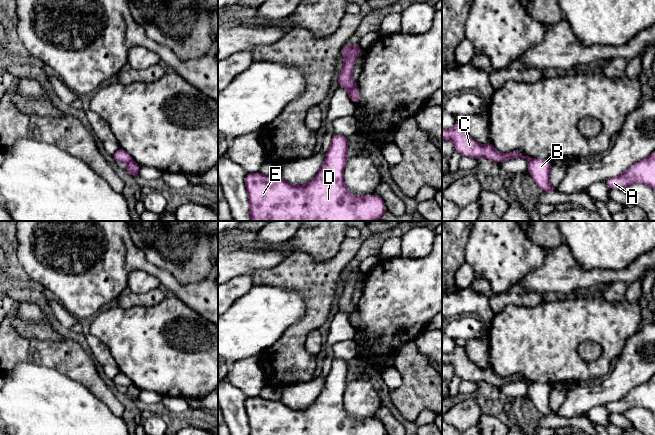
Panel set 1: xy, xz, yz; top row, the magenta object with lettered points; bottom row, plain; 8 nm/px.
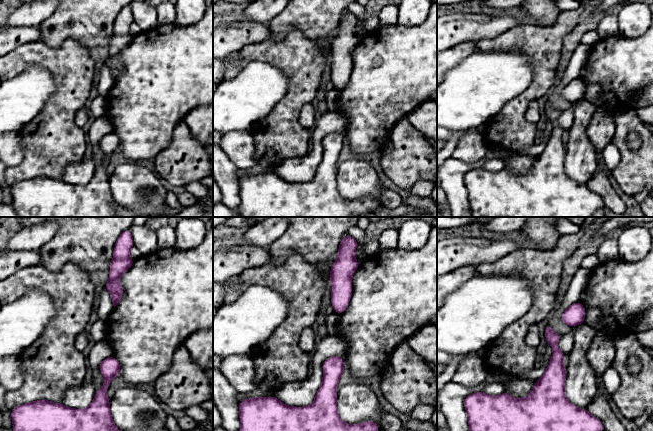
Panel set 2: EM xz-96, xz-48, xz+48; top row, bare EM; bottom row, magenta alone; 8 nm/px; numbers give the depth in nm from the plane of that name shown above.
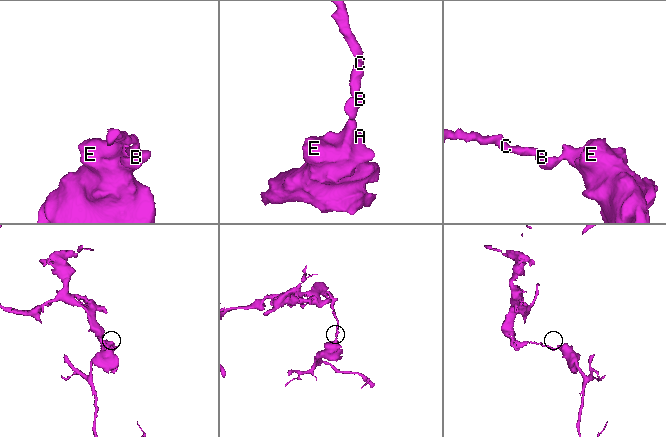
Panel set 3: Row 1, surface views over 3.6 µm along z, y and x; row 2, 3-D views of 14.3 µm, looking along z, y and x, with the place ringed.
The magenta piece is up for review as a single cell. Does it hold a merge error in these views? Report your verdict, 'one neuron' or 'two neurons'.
two neurons

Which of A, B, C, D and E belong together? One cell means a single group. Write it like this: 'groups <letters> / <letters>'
groups A B D E / C

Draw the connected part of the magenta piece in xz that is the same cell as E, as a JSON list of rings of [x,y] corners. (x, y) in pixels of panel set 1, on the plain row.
[[[333,360],[325,384],[316,401],[304,409],[293,409],[281,401],[248,397],[245,410],[249,421],[249,435],[387,435],[383,423],[375,418],[354,420],[345,410],[343,396],[347,386],[346,360]]]

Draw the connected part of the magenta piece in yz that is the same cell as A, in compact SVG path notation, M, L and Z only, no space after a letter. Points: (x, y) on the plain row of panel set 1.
M655 375L647 382L633 388L620 400L606 403L604 407L610 413L625 414L627 410L635 407L655 413Z

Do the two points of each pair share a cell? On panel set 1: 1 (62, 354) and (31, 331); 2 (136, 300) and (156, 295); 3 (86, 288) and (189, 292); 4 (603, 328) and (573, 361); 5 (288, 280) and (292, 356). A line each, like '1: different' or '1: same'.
1: different
2: same
3: same
4: same
5: same

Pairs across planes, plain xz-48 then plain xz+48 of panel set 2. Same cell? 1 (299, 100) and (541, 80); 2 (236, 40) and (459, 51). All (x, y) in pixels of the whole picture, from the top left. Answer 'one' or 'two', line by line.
1: one
2: two

